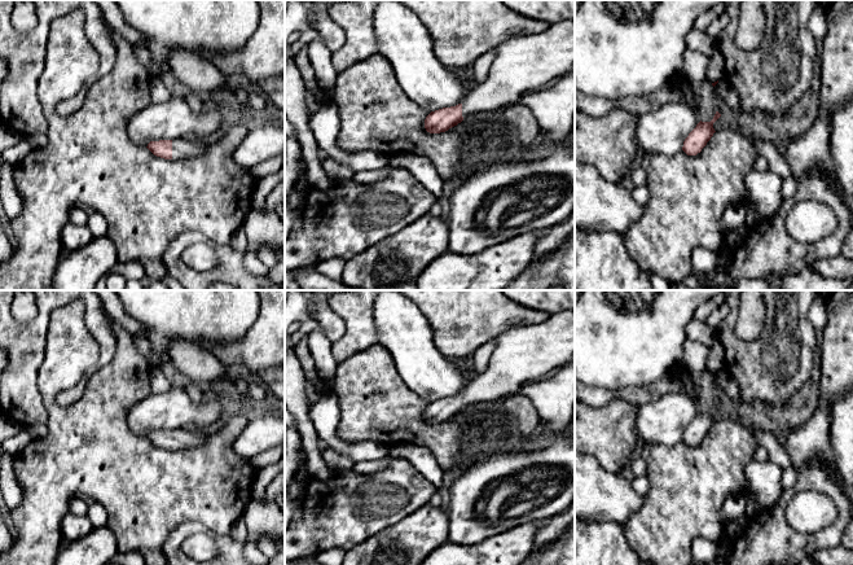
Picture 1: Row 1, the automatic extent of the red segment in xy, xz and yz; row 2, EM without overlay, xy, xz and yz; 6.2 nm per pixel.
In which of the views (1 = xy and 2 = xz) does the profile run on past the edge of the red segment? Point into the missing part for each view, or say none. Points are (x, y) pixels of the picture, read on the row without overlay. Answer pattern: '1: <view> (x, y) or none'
1: xy (189, 437)
2: xz (522, 354)

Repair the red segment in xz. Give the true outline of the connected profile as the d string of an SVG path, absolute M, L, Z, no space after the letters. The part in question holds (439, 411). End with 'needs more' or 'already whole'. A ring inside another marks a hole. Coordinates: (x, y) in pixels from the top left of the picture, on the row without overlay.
M560 311L540 323L510 328L494 338L494 350L483 373L470 380L463 391L456 397L431 402L425 409L430 424L445 422L463 409L493 403L515 394L527 382L541 380L575 359L575 312Z; needs more

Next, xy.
M186 428L183 430L150 432L146 438L154 446L164 450L183 450L203 444L207 437L208 433L205 430Z; needs more

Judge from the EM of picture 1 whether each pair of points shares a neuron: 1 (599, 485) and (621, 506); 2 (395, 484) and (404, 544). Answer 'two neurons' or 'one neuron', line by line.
1: one neuron
2: two neurons

